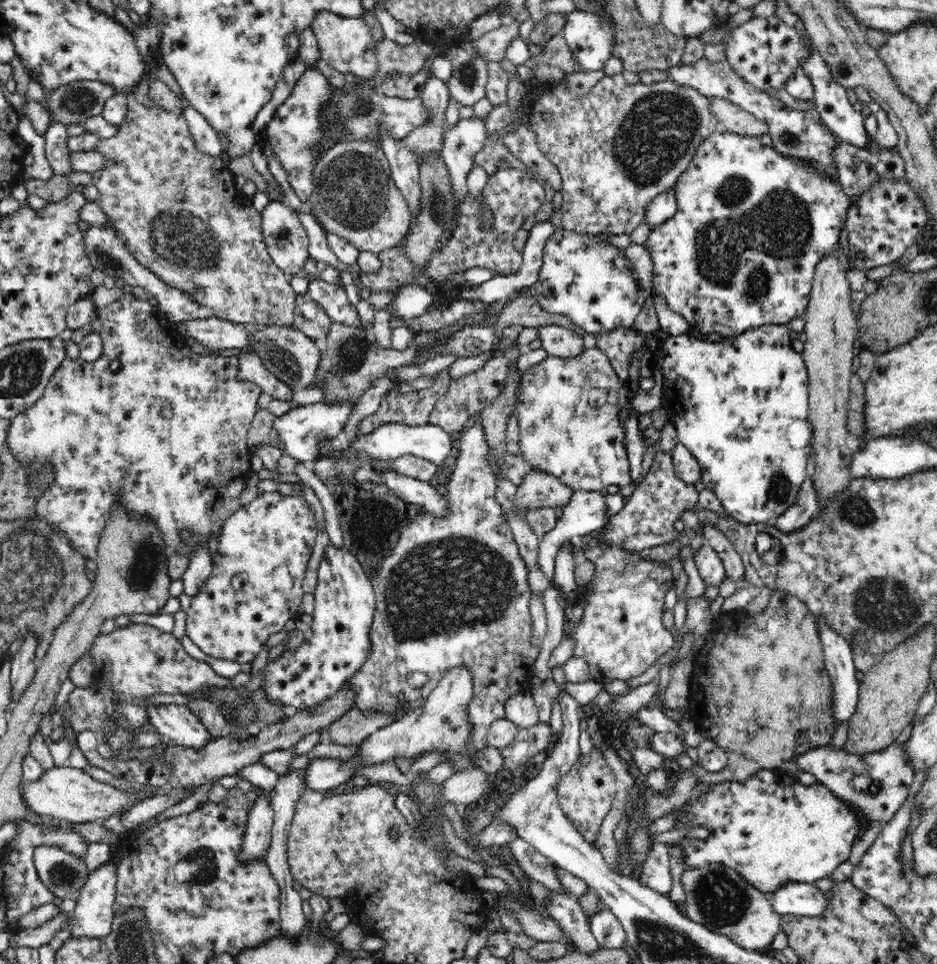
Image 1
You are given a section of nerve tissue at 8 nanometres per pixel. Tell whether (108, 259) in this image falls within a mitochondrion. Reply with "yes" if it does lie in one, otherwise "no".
yes

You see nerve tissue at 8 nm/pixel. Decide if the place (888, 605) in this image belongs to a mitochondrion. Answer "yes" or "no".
yes

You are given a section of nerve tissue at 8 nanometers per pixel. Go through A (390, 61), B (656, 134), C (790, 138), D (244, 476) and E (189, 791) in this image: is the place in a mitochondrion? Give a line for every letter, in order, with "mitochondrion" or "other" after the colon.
A: other
B: mitochondrion
C: mitochondrion
D: other
E: other

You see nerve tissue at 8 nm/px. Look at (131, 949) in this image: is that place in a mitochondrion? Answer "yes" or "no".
yes

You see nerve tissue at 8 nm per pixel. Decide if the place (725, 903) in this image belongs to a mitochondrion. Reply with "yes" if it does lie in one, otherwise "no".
yes

